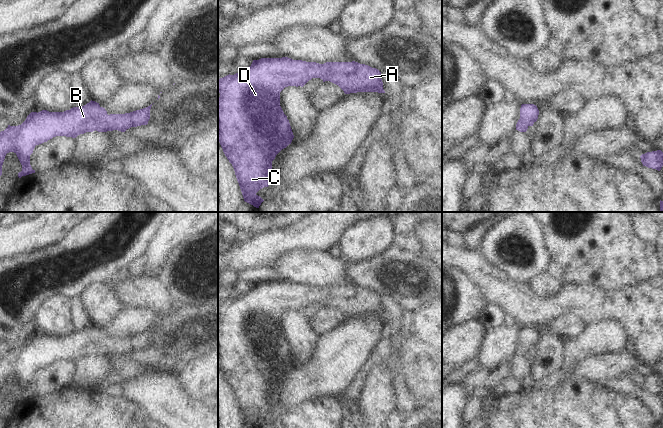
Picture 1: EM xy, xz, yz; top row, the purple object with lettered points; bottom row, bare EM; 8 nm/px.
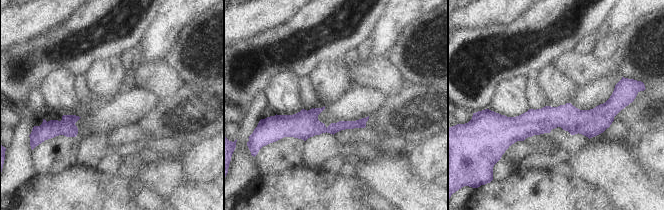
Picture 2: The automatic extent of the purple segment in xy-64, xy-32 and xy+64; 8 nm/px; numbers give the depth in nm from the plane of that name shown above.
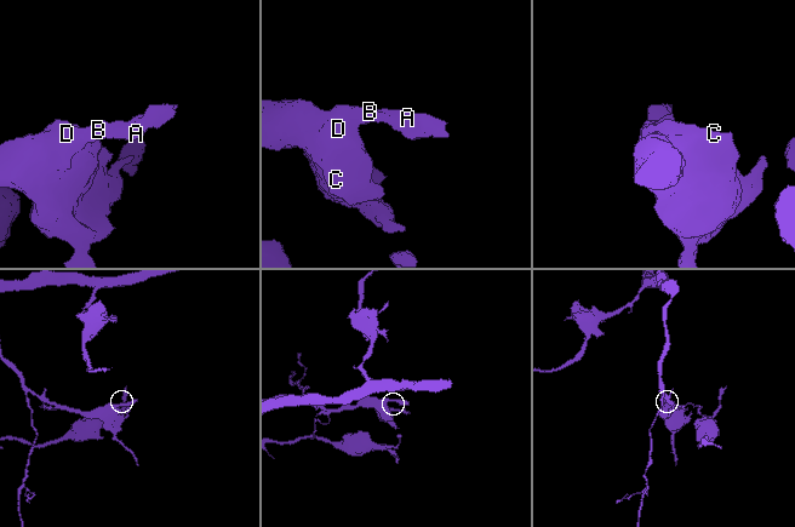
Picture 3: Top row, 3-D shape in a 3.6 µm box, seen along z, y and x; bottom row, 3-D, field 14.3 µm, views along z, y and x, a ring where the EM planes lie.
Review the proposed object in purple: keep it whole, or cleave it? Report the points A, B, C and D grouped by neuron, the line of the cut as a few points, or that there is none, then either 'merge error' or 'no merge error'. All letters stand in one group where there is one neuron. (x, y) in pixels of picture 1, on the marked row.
A B C D | no cut | no merge error

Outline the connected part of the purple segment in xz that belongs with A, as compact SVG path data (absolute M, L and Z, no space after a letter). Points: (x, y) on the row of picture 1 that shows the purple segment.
M288 57L253 60L245 70L218 79L218 140L232 164L244 201L259 208L264 201L256 193L270 185L272 161L289 144L294 135L280 106L280 92L288 86L303 87L312 78L338 85L345 94L357 92L385 93L381 72L358 62L306 62Z

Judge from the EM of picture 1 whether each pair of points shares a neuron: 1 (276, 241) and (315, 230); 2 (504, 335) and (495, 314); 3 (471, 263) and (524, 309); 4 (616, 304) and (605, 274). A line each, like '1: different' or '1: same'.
1: same
2: different
3: same
4: different

